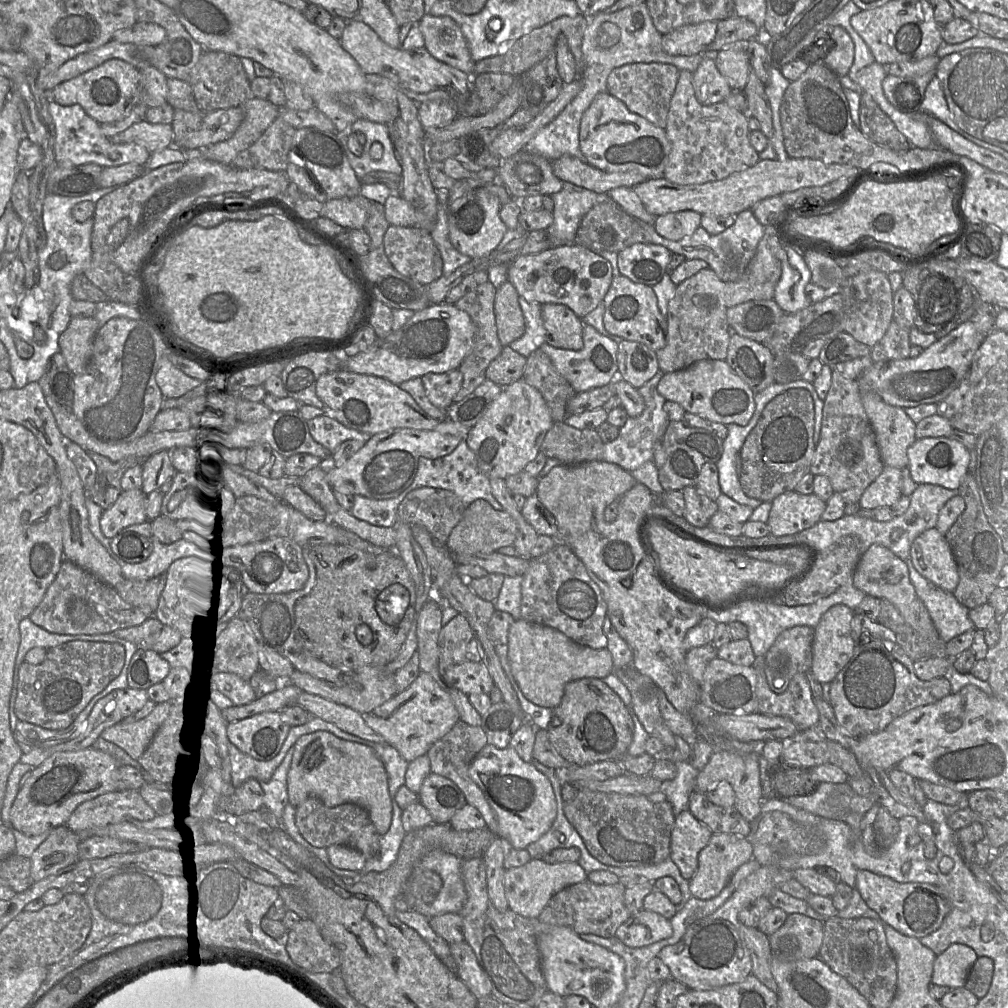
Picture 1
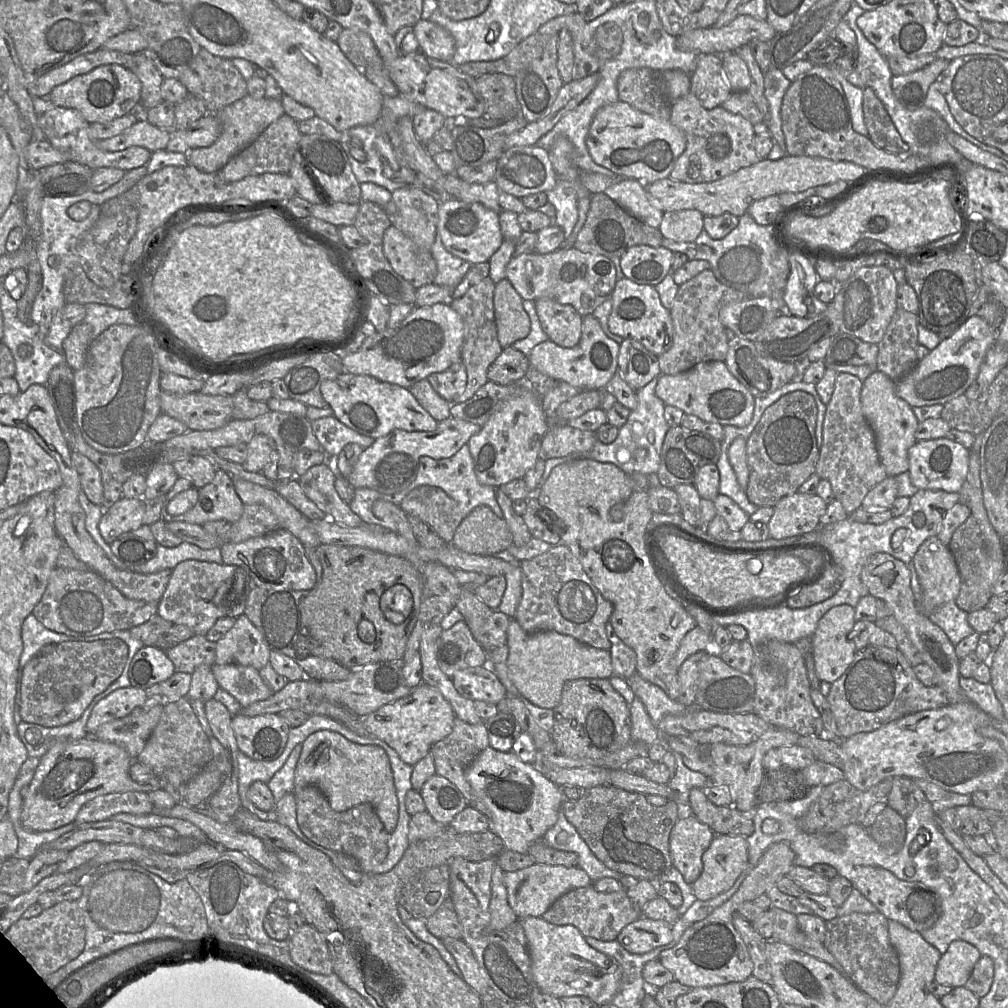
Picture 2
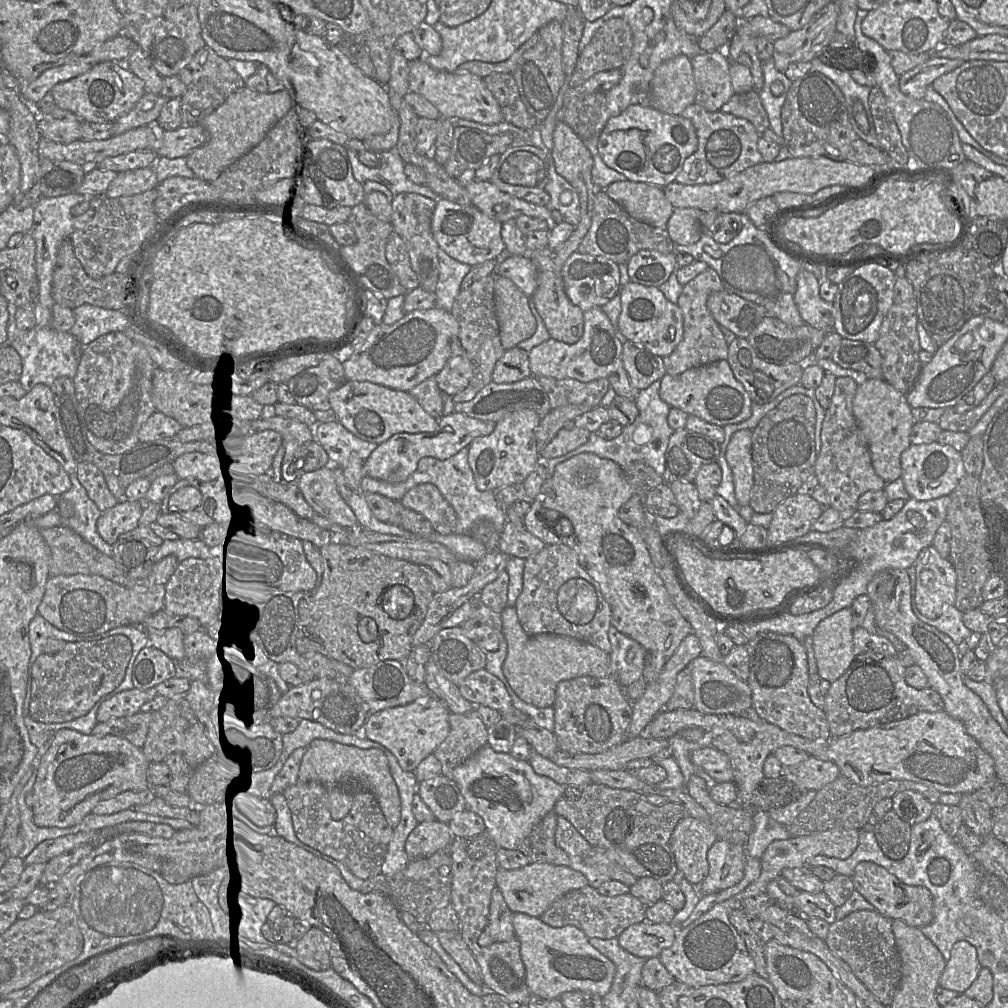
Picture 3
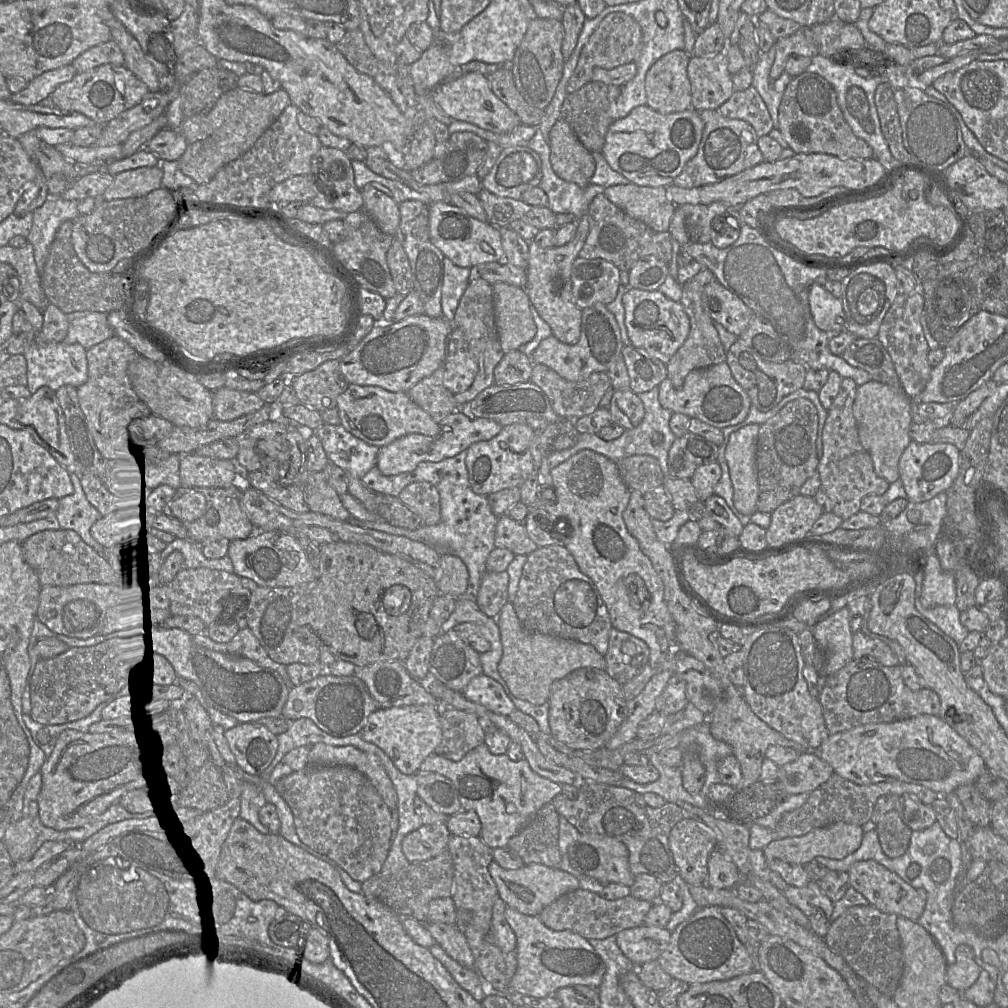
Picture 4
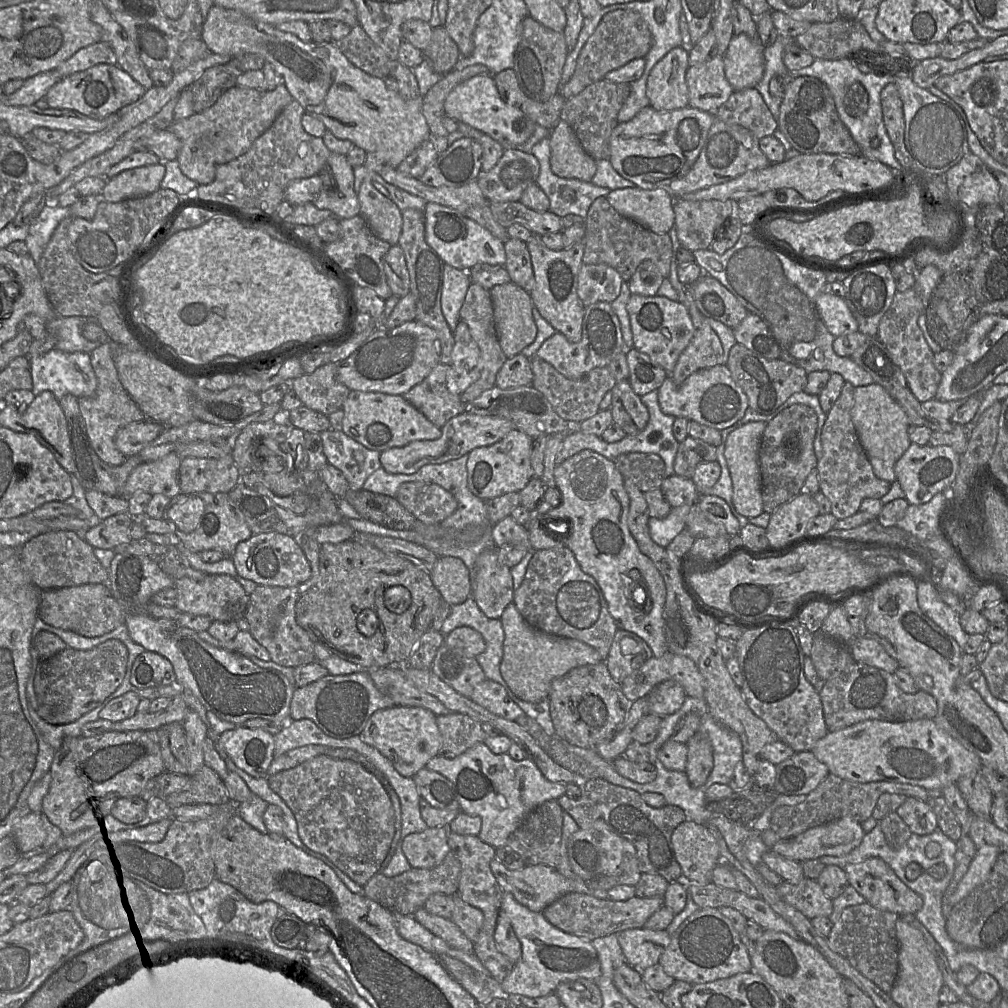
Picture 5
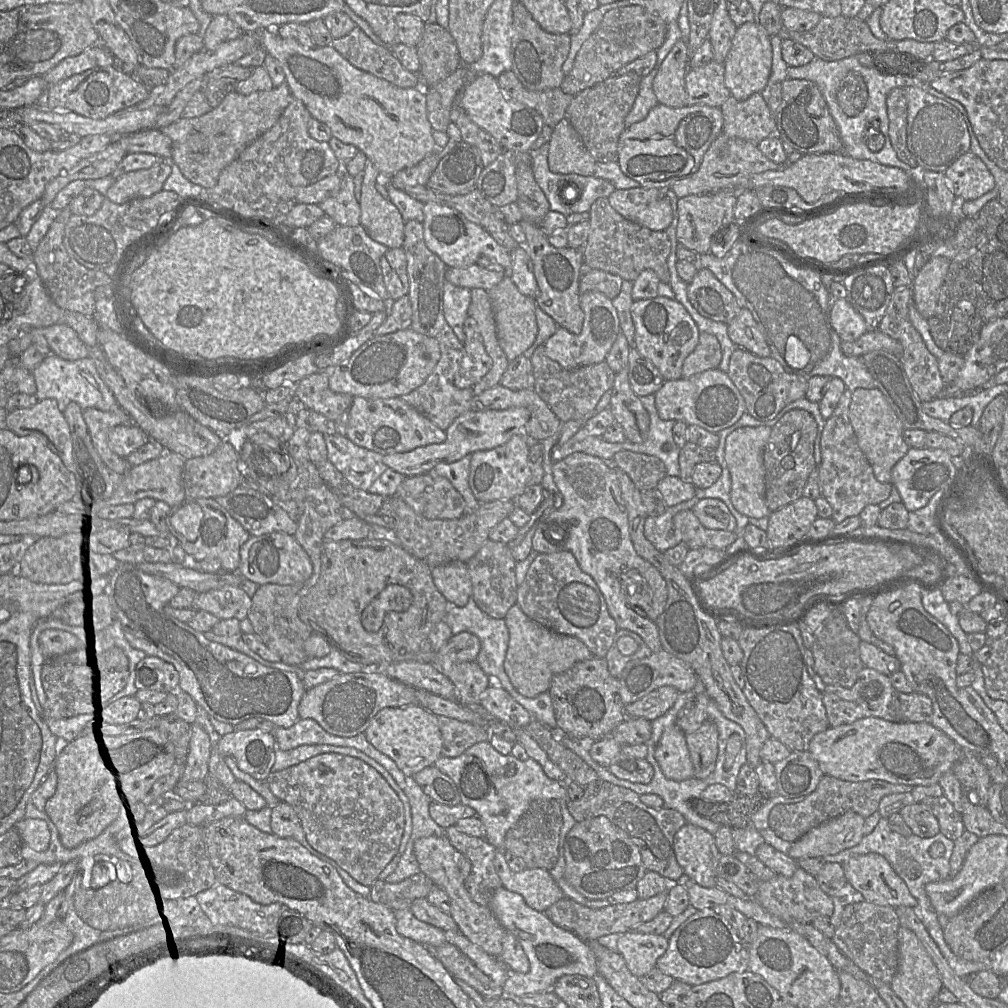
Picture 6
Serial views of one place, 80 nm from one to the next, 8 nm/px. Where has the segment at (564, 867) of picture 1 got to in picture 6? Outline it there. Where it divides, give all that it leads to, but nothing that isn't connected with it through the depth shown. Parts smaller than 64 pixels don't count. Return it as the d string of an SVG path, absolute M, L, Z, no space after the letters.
M497 850L494 866L502 887L520 894L534 910L544 912L565 897L548 870L526 868L521 872L511 871L505 860L504 850Z

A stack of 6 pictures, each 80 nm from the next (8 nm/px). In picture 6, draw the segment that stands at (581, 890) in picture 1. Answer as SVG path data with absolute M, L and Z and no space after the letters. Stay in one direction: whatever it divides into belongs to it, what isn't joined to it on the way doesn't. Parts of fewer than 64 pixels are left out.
M663 892L648 899L638 898L630 903L610 904L598 909L581 905L568 897L563 897L547 908L544 913L556 926L572 932L581 940L588 942L608 934L635 930L637 926L652 920L664 910L667 897L667 892Z

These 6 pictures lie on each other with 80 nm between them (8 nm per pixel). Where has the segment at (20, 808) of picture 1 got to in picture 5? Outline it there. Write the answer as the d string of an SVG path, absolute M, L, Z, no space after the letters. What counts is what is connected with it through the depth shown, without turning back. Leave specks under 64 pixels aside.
M108 731L66 740L53 753L51 783L42 802L42 815L65 836L89 828L102 828L118 798L137 796L149 781L165 771L155 731Z

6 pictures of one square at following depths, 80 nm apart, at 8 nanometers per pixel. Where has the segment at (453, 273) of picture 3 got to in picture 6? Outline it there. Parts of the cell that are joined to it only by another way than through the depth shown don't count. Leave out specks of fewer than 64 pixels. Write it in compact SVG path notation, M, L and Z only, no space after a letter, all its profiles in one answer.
M445 280L443 292L444 318L460 342L465 341L464 322L468 317L471 289L458 287Z

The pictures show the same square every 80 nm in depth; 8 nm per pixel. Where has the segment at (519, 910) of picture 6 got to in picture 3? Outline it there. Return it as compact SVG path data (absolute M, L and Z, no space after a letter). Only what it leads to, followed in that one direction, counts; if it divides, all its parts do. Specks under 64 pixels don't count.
M514 913L512 923L532 995L559 999L565 992L584 991L602 998L609 992L615 965L589 943L589 938L580 929L575 926L554 928L539 917L522 913Z

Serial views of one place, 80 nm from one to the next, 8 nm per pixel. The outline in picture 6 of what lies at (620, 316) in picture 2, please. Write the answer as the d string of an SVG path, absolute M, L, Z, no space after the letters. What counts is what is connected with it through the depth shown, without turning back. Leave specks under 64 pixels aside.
M657 296L634 301L631 316L635 326L634 348L659 370L665 380L681 378L684 360L697 346L700 334L685 307L675 299Z

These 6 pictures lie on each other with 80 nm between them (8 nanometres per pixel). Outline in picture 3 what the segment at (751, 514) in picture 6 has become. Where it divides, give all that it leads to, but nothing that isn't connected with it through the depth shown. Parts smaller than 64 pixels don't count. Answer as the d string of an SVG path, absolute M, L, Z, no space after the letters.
M752 430L735 432L726 448L726 461L732 471L734 491L741 506L749 505L753 487Z

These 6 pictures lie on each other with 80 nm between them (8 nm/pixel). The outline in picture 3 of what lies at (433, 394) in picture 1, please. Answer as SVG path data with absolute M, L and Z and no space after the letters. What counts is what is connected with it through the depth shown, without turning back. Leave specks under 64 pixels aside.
M457 337L451 342L451 354L445 366L435 375L437 384L443 392L454 396L469 385L472 376L472 364Z

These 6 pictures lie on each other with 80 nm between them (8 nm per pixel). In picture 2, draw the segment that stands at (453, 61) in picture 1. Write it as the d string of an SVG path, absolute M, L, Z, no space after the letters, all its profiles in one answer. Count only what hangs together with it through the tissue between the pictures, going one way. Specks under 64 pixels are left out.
M421 19L414 26L414 33L419 42L419 50L431 58L451 62L456 46L448 30L430 20Z

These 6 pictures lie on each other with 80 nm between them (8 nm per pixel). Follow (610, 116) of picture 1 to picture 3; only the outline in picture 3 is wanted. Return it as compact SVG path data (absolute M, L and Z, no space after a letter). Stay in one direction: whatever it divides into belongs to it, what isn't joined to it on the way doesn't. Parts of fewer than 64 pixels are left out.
M631 104L622 113L608 120L599 134L598 151L604 163L623 174L627 180L665 187L674 182L684 161L698 148L698 138L692 122L678 115L660 112L649 105Z

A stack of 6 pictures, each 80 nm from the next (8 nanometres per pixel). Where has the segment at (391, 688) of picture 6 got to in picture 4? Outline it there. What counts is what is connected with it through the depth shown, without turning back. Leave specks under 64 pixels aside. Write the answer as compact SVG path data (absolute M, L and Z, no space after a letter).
M322 674L290 689L282 716L292 721L309 718L327 734L346 737L361 733L370 714L378 708L364 682L356 676Z

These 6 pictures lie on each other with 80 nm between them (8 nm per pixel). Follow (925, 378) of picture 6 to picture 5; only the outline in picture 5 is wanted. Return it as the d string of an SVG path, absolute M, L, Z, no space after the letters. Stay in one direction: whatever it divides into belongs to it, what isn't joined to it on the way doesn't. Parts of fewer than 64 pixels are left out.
M914 288L896 292L891 306L880 321L877 333L877 339L890 352L903 372L910 390L920 403L935 398L941 381L941 373L933 364L934 353L918 325L918 317L925 311L925 306Z

